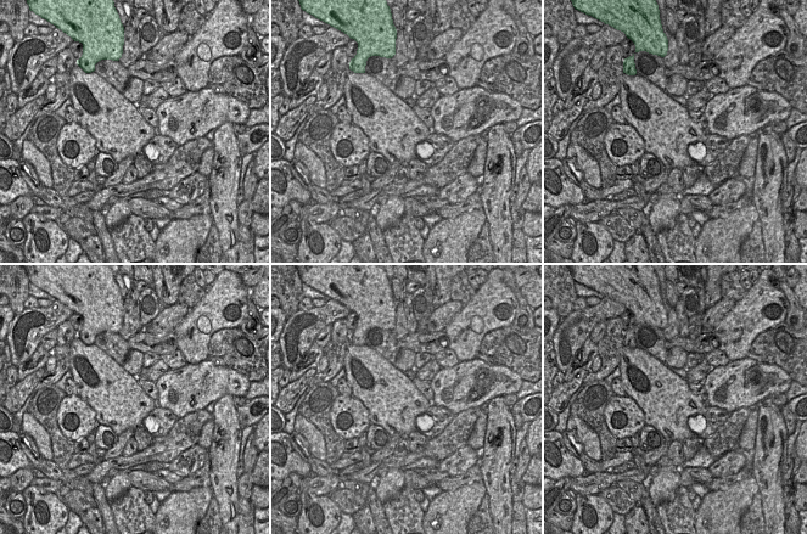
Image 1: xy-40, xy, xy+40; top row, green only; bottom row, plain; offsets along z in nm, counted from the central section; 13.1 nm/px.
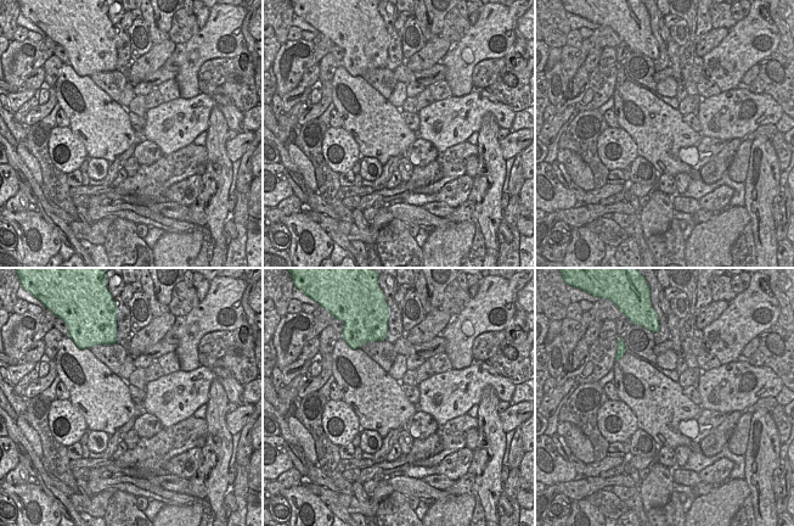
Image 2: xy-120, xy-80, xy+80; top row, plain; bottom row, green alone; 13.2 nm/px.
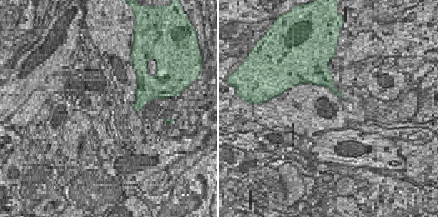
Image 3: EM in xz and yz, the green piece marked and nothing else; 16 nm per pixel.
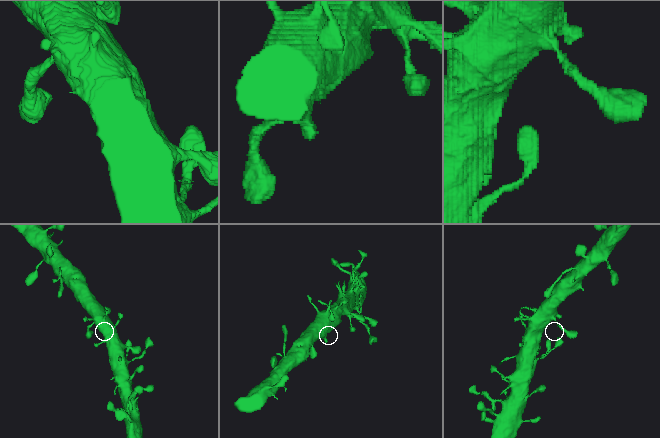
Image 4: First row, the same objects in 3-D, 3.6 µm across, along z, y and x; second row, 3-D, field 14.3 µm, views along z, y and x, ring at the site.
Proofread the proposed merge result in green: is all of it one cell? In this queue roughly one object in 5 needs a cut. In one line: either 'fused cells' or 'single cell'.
single cell

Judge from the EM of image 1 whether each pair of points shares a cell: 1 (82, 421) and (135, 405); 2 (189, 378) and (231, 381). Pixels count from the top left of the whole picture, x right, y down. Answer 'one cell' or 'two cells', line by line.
1: two cells
2: one cell

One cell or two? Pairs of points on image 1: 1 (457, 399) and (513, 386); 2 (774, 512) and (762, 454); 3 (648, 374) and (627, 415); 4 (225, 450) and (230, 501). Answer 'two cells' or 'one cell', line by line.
1: one cell
2: one cell
3: two cells
4: one cell

